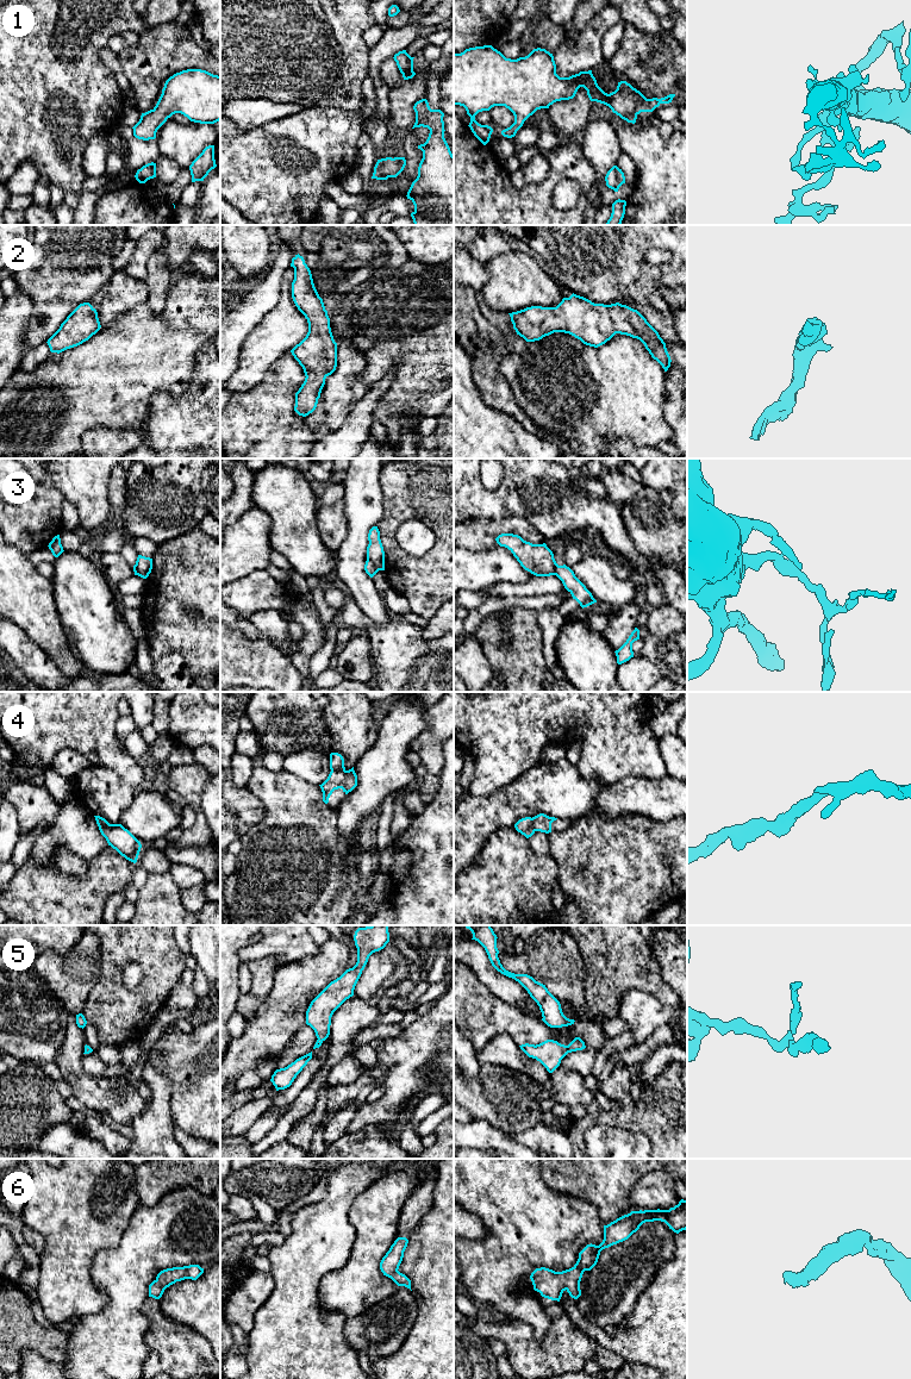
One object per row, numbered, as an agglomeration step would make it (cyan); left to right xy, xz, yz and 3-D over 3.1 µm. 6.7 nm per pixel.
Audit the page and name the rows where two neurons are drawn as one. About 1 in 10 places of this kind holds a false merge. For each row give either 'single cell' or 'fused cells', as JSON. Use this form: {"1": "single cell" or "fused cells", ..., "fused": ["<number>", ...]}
{"1": "single cell", "2": "single cell", "3": "fused cells", "4": "single cell", "5": "single cell", "6": "single cell", "fused": ["3"]}

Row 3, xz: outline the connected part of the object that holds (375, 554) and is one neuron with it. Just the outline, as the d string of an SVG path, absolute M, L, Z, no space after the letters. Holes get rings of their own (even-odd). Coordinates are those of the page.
M373 526L369 530L368 541L367 560L369 560L379 570L385 570L385 551L377 526Z

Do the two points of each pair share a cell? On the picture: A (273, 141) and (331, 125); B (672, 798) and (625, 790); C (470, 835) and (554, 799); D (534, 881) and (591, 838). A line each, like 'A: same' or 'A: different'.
A: same
B: same
C: same
D: different

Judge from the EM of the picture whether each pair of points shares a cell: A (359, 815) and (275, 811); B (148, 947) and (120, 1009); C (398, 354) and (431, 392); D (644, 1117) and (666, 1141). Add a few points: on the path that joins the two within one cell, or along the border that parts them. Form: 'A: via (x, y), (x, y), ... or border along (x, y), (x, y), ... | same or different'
A: border along (338, 809), (338, 838), (336, 841) | different
B: via (150, 963), (150, 983), (137, 996) | same
C: via (407, 363), (424, 382) | same
D: via (650, 1123), (662, 1135) | same

